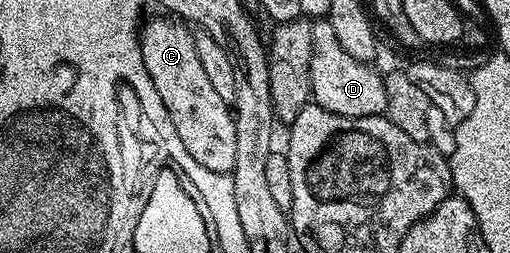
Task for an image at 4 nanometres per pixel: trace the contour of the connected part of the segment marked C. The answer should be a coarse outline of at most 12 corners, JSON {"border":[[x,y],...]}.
{"border":[[177,19],[140,28],[148,78],[188,154],[233,173],[236,126]]}

